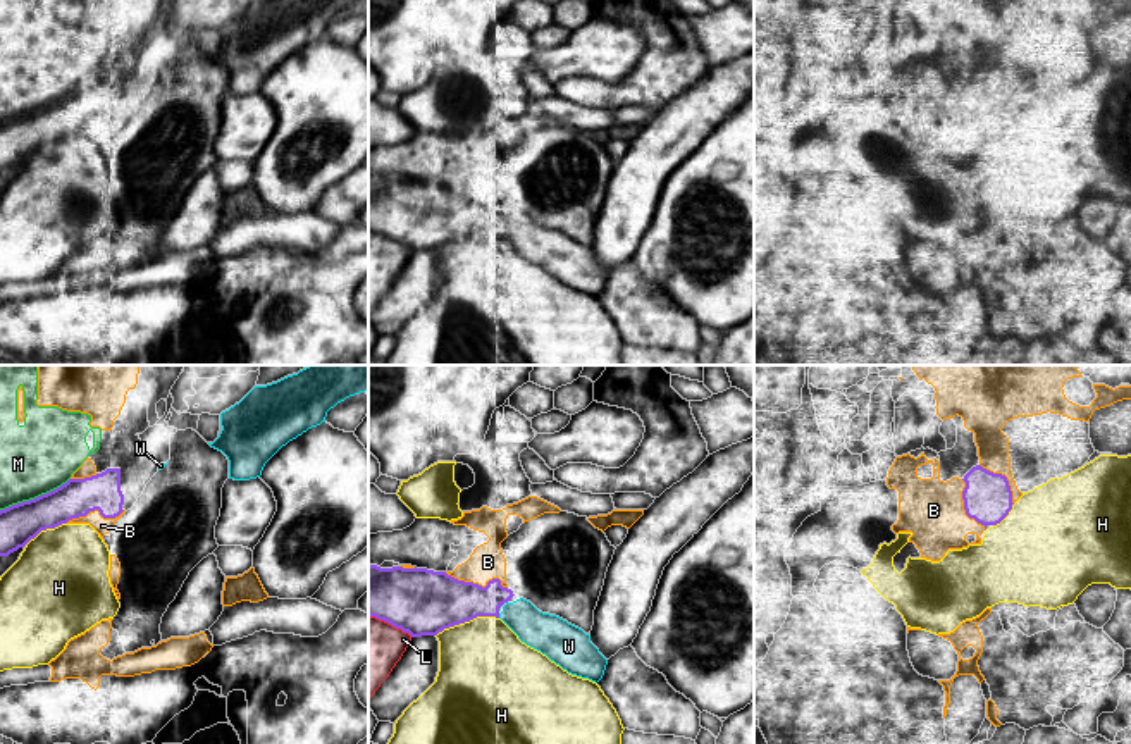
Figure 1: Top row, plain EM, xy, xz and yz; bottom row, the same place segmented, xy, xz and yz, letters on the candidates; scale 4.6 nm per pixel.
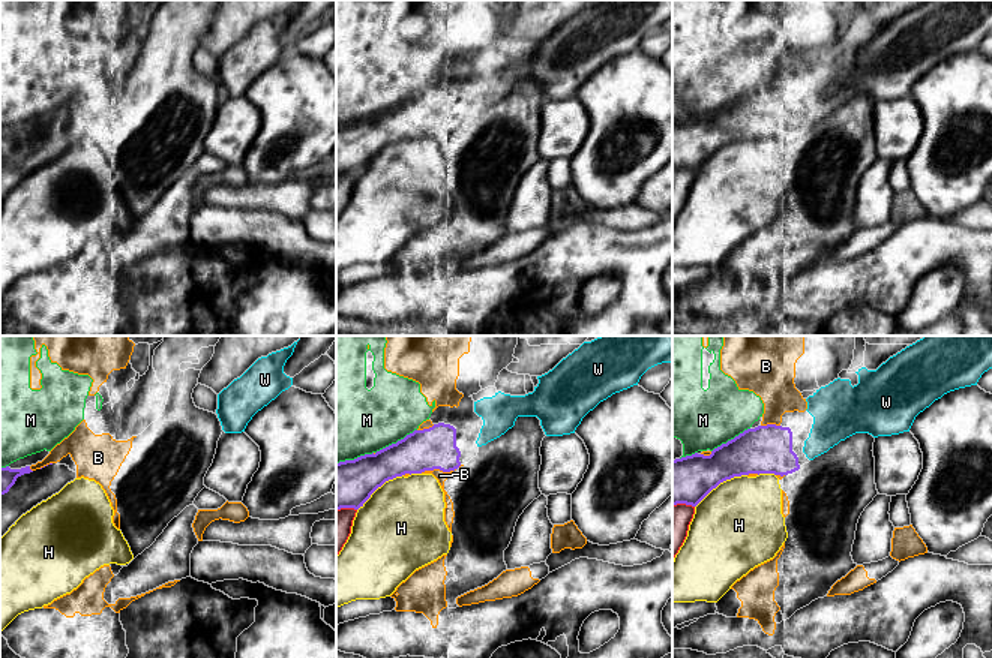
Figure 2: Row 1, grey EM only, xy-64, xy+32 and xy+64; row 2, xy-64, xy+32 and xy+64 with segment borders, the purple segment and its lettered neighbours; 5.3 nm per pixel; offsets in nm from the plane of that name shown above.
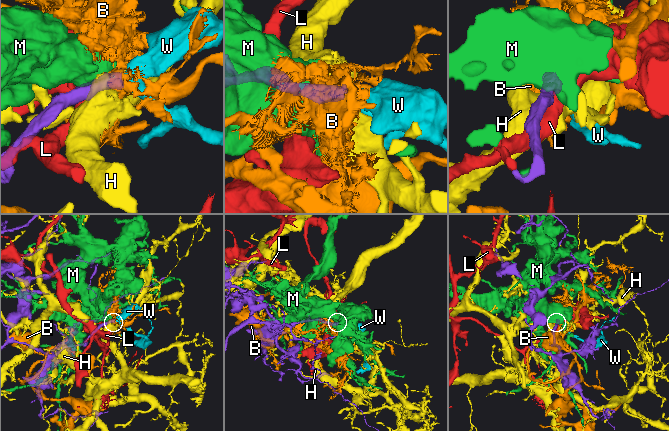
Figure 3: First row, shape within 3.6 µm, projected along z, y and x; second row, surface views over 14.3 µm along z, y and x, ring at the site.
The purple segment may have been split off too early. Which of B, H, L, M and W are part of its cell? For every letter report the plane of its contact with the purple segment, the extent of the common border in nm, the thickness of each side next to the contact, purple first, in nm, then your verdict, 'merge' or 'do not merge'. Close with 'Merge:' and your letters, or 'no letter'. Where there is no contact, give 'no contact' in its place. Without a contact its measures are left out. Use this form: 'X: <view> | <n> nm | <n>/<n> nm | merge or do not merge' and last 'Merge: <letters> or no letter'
B: xz | 300 nm | 300/160 nm | do not merge
H: xz | 300 nm | 320/440 nm | do not merge
L: xz | 240 nm | 320/280 nm | do not merge
M: xy | 360 nm | 180/340 nm | do not merge
W: xz | 30 nm | 240/180 nm | merge
Merge: W

